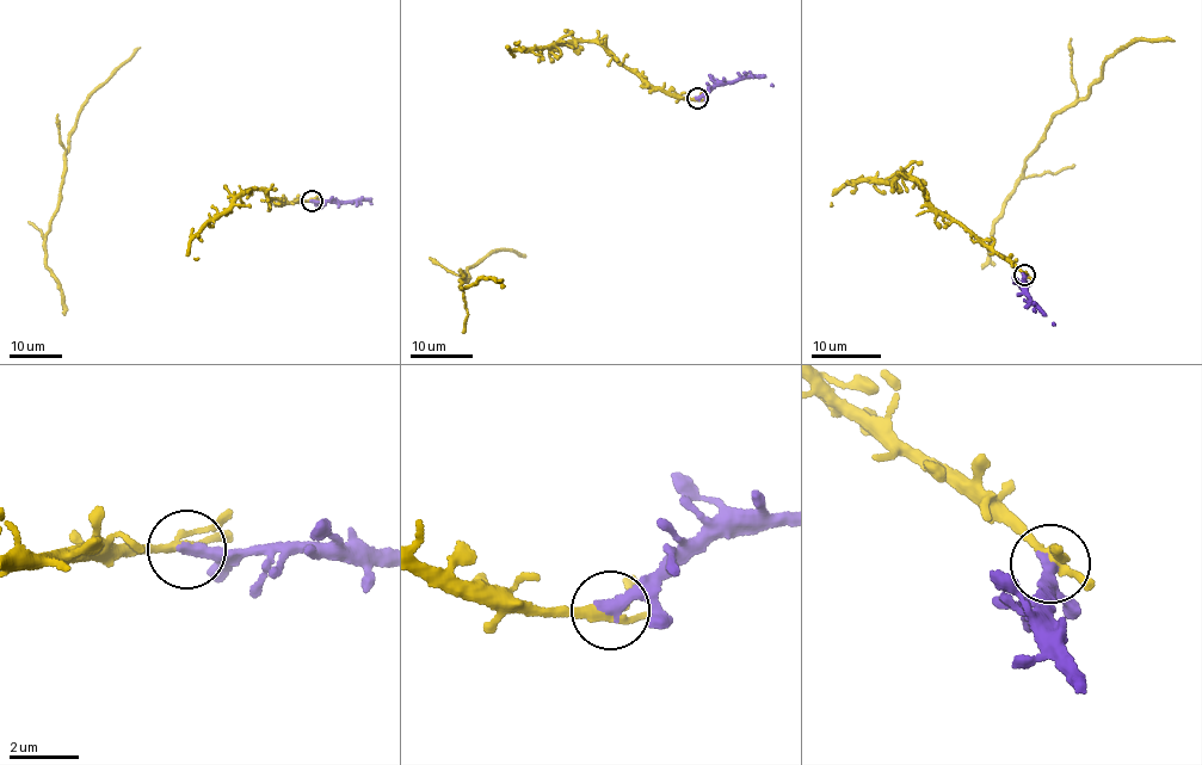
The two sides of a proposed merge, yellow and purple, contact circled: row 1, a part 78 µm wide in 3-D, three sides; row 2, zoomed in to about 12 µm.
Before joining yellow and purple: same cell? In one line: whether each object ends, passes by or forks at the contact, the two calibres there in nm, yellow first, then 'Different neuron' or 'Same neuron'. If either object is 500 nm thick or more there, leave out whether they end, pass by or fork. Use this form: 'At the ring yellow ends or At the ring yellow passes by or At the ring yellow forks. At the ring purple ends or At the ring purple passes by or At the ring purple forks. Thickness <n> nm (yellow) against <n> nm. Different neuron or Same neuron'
At the ring yellow forks. At the ring purple ends. Thickness 200 nm (yellow) against 360 nm. Same neuron

